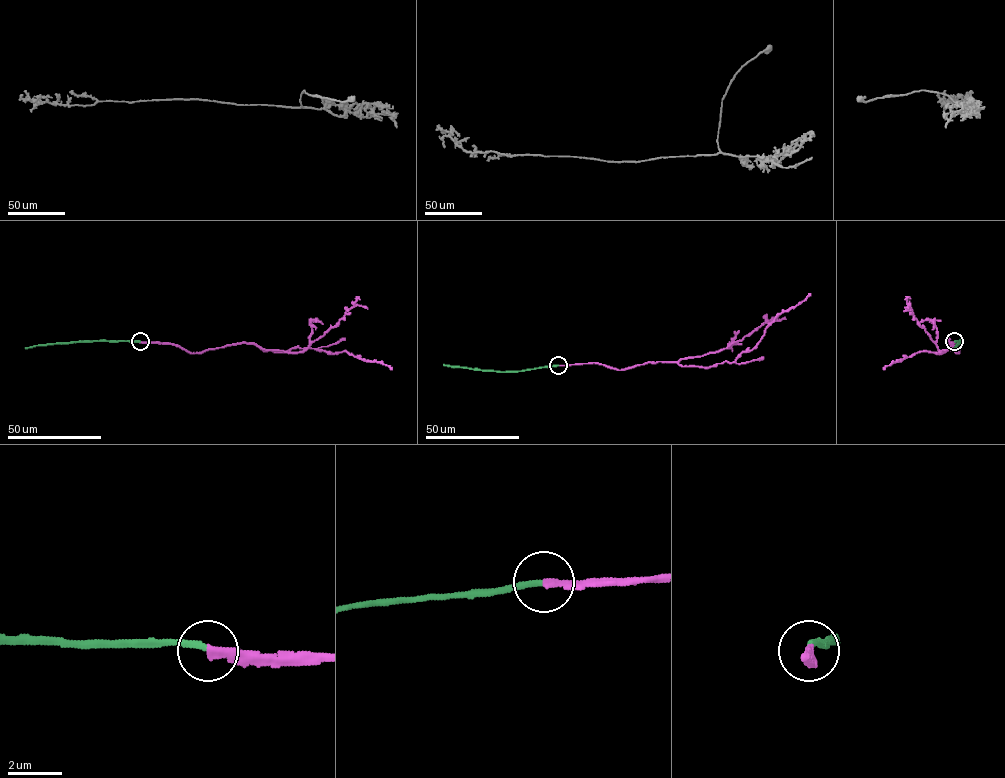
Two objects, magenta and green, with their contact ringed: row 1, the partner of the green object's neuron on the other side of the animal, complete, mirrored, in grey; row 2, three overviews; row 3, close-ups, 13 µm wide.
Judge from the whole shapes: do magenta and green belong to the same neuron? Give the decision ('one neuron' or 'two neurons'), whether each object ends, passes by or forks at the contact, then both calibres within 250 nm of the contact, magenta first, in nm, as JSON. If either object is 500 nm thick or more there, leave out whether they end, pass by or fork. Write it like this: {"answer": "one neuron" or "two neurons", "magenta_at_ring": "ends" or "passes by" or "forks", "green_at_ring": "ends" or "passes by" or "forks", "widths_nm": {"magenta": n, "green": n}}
{"answer": "two neurons", "magenta_at_ring": "ends", "green_at_ring": "ends", "widths_nm": {"magenta": 260, "green": 240}}

